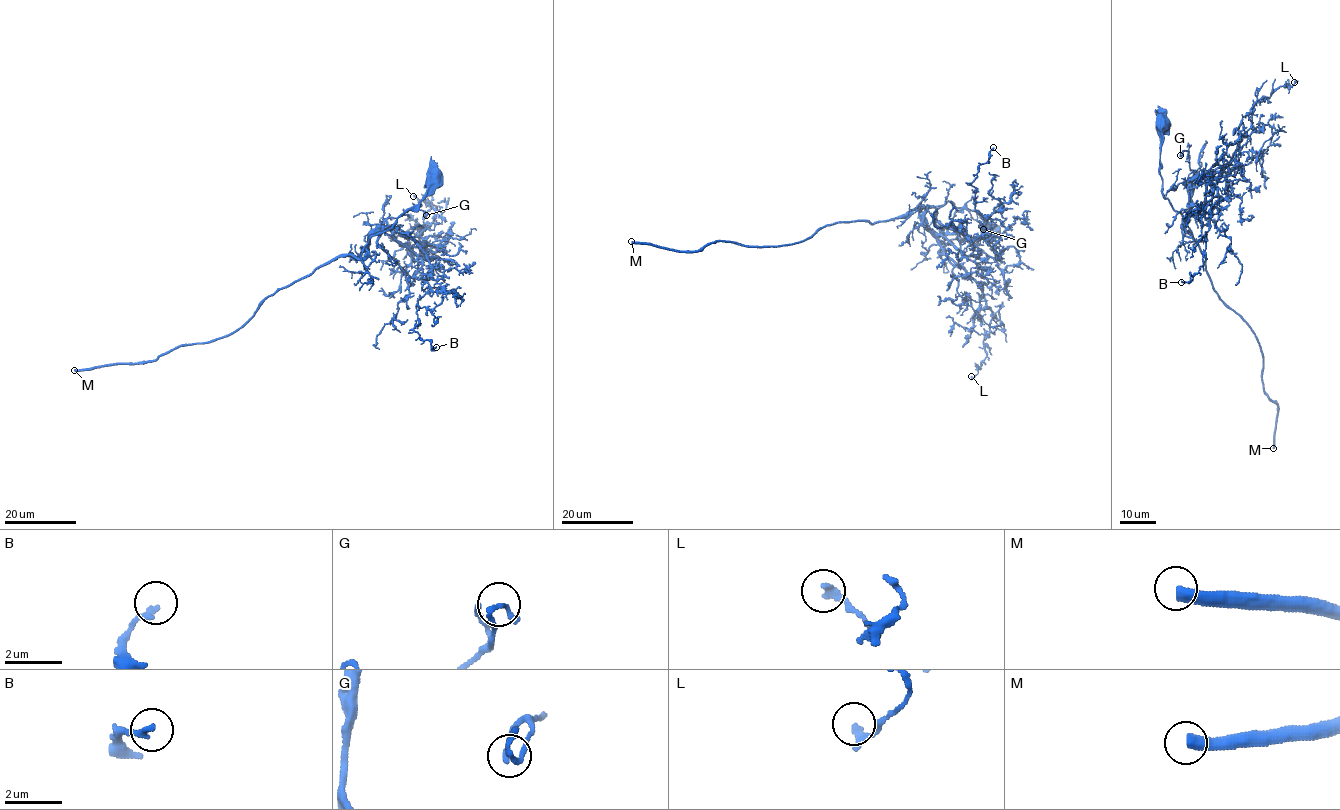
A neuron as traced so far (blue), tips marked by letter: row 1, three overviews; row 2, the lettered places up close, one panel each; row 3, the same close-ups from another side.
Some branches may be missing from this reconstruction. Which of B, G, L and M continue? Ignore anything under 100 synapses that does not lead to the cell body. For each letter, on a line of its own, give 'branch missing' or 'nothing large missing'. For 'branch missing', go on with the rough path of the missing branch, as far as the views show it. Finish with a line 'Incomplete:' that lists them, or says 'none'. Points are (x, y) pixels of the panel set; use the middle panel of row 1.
B: nothing large missing
G: nothing large missing
L: nothing large missing
M: branch missing
Incomplete: M

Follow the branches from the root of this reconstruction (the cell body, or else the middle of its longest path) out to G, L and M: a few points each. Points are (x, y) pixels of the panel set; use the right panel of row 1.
G: (1161, 123), (1162, 194), (1184, 218), (1191, 205), (1194, 179), (1187, 150), (1180, 155)
L: (1161, 123), (1162, 194), (1184, 218), (1200, 178), (1227, 163), (1237, 148), (1251, 123), (1253, 105), (1294, 82)
M: (1161, 123), (1162, 194), (1197, 243), (1218, 296), (1259, 344), (1263, 389), (1277, 406), (1273, 448)

